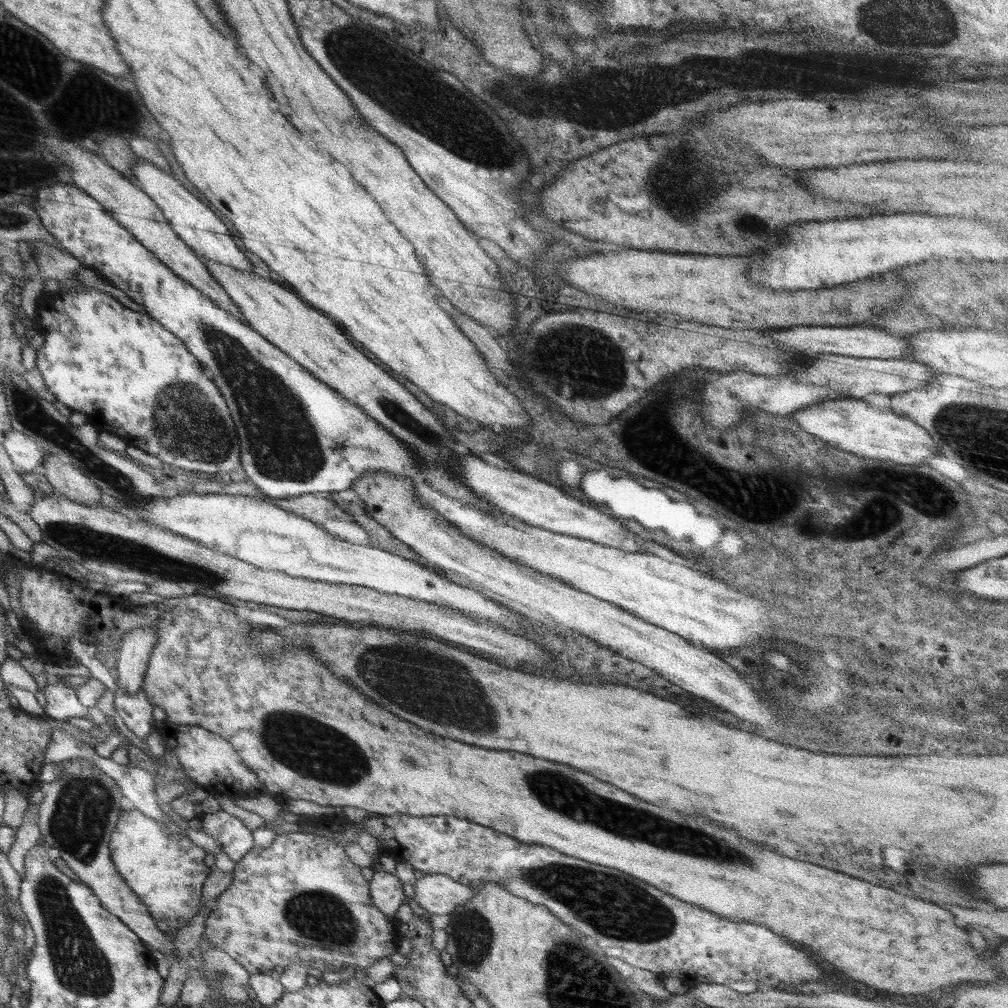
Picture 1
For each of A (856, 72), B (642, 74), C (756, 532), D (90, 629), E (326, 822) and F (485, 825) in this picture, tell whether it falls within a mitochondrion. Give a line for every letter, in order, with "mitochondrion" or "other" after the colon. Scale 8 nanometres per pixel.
A: other
B: mitochondrion
C: other
D: other
E: other
F: other

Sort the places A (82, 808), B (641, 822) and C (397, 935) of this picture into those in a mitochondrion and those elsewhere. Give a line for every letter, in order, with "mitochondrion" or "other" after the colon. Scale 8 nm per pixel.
A: mitochondrion
B: mitochondrion
C: other

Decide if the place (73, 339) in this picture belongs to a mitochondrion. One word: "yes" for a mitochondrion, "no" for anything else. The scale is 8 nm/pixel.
no

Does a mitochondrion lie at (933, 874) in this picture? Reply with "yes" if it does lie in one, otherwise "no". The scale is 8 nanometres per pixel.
yes

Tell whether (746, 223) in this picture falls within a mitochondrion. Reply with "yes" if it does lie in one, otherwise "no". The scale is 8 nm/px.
yes

